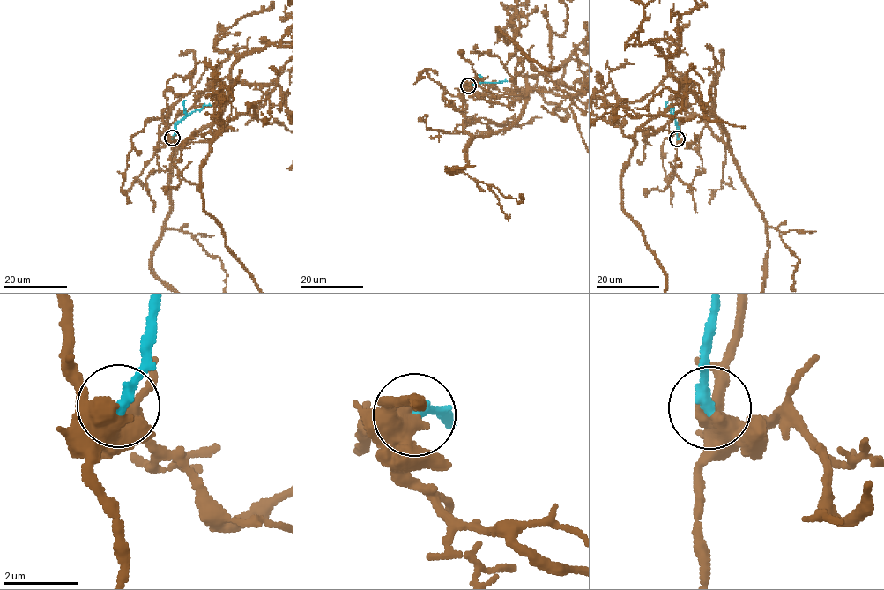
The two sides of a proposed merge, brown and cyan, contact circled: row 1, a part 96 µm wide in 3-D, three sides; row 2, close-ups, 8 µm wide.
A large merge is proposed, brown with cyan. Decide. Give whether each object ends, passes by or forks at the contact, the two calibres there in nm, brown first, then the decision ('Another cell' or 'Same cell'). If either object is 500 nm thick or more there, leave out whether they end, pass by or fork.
At the ring brown passes by. At the ring cyan ends. Thickness 440 nm (brown) against 300 nm. Another cell

